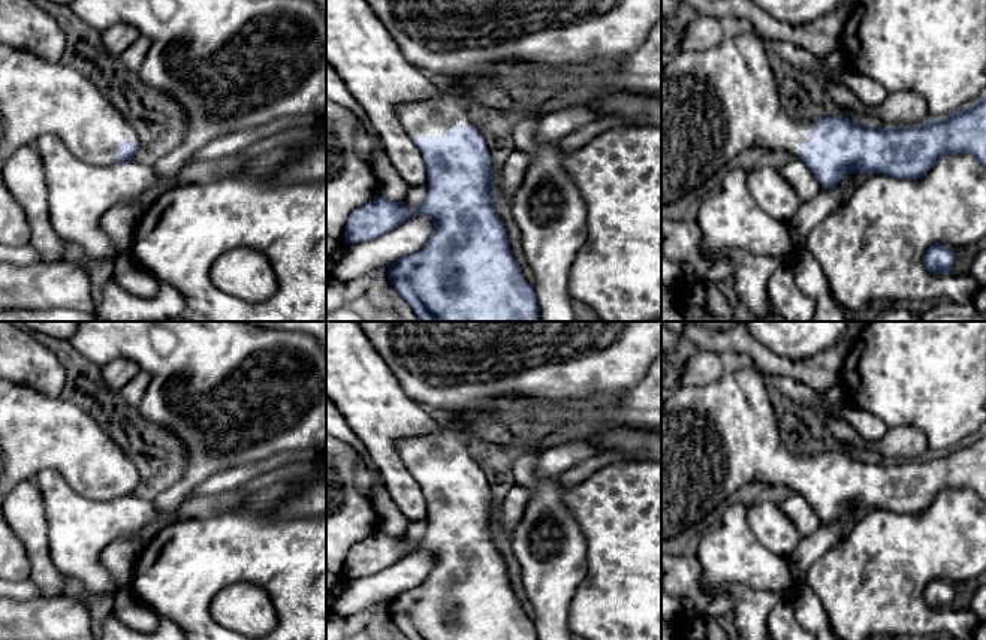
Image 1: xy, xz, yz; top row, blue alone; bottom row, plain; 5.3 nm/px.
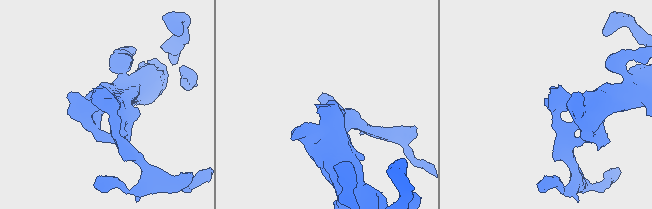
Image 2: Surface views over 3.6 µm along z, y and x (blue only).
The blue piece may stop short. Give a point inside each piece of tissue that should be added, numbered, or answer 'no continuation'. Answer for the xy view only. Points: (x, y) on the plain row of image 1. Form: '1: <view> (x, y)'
1: xy (38, 432)

